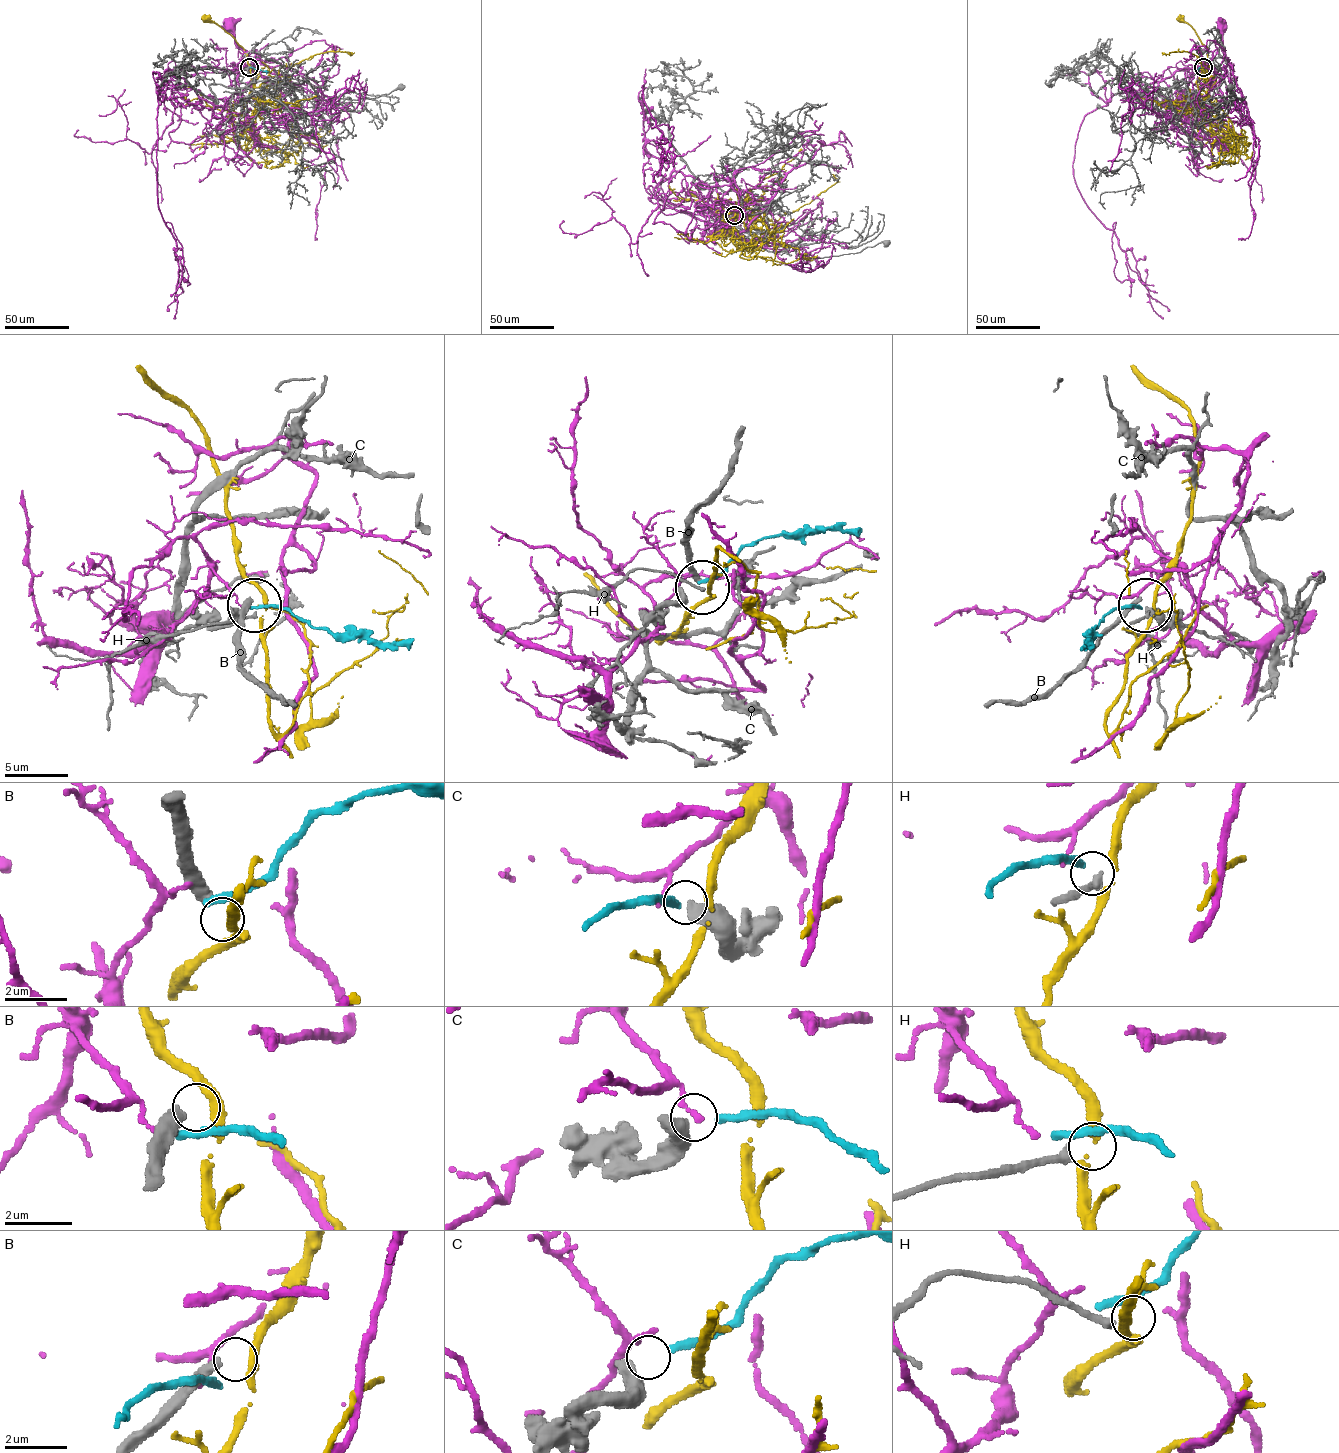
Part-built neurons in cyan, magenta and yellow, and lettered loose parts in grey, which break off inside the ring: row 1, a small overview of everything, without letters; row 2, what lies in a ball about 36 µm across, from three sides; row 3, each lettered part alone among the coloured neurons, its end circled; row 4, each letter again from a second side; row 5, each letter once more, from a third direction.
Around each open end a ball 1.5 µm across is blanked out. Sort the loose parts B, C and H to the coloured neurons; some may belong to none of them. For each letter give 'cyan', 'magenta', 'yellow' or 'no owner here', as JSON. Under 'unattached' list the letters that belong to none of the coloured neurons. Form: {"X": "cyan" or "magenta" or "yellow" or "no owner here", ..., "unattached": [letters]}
{"B": "no owner here", "C": "cyan", "H": "no owner here", "unattached": ["B", "H"]}

